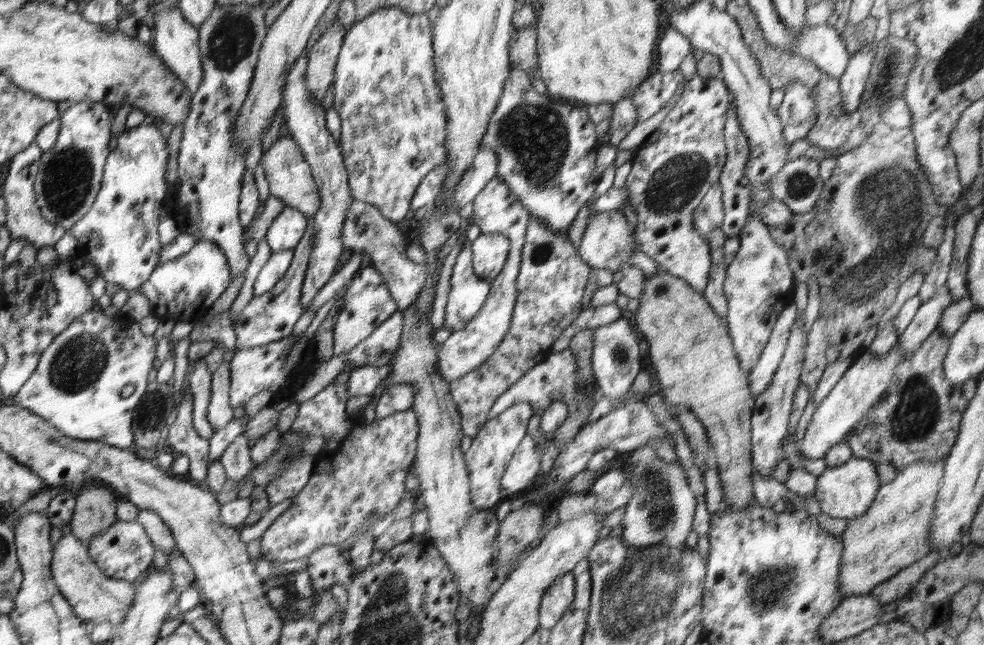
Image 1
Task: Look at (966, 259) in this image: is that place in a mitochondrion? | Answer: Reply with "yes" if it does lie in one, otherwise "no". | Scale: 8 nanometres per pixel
no

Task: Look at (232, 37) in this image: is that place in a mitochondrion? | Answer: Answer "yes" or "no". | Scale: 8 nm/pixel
yes

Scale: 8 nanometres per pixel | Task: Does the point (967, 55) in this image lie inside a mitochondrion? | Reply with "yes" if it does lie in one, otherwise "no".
yes

